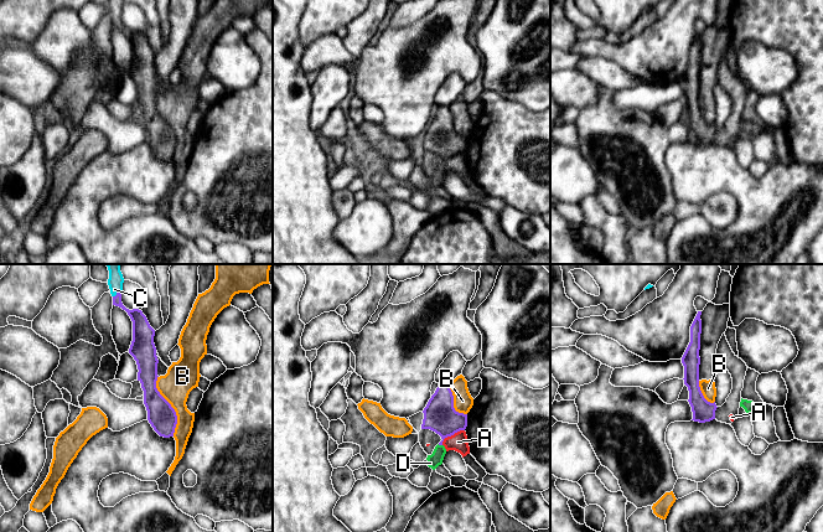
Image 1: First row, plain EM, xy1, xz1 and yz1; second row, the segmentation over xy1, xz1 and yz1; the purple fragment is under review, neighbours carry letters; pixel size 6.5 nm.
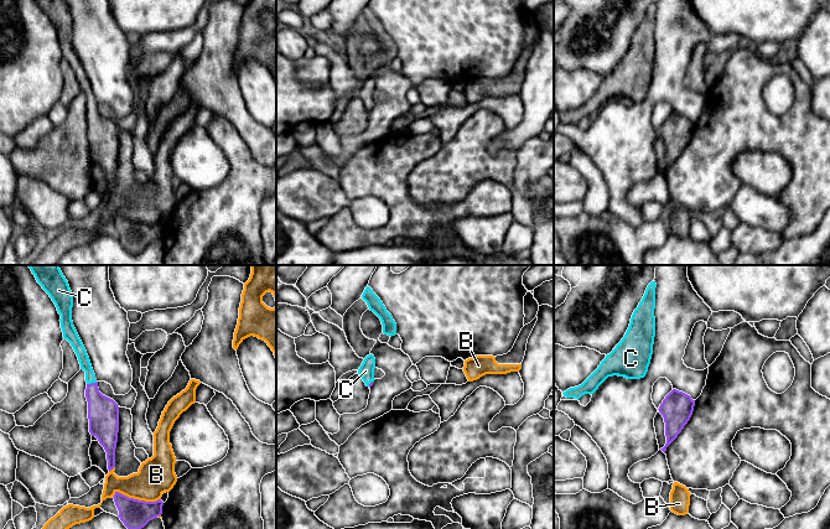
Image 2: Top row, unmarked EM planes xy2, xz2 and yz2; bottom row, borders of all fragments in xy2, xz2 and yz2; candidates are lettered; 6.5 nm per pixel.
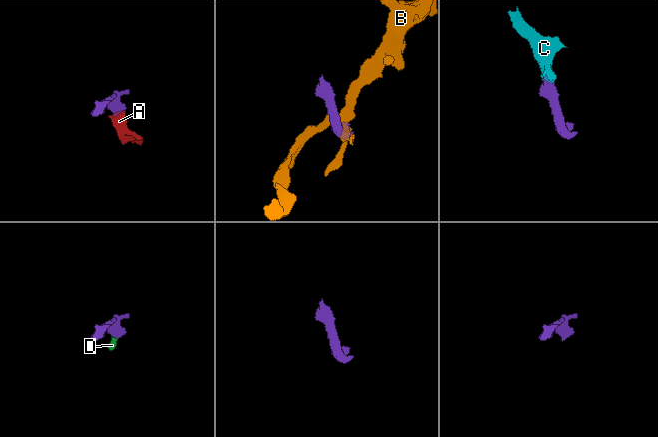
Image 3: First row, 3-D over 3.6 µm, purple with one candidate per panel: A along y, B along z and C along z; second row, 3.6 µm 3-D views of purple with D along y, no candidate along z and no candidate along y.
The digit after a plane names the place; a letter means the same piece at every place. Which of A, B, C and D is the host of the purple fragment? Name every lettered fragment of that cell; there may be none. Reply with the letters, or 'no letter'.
C, D

